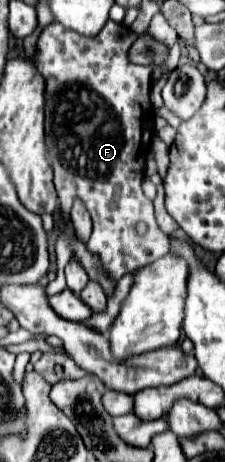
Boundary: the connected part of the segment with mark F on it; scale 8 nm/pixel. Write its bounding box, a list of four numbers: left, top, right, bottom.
[36,20,170,280]

